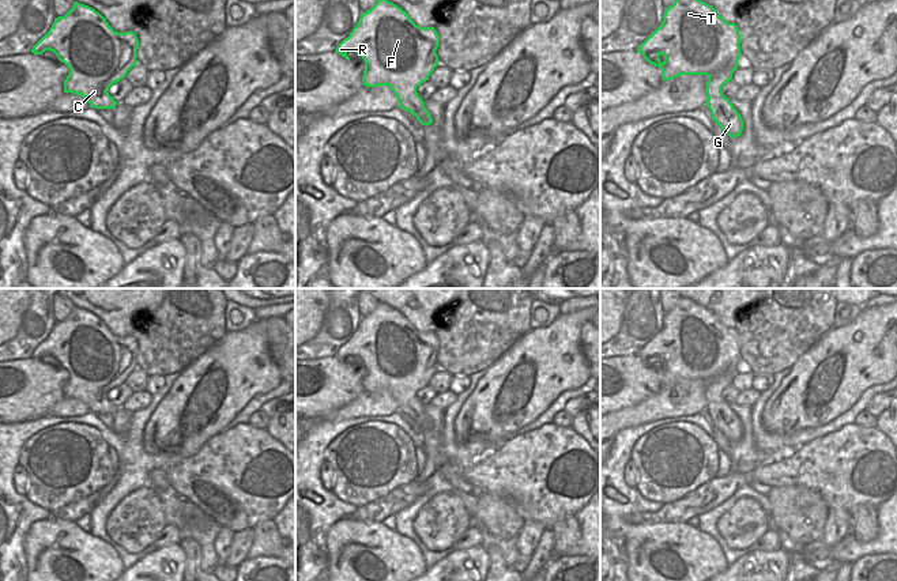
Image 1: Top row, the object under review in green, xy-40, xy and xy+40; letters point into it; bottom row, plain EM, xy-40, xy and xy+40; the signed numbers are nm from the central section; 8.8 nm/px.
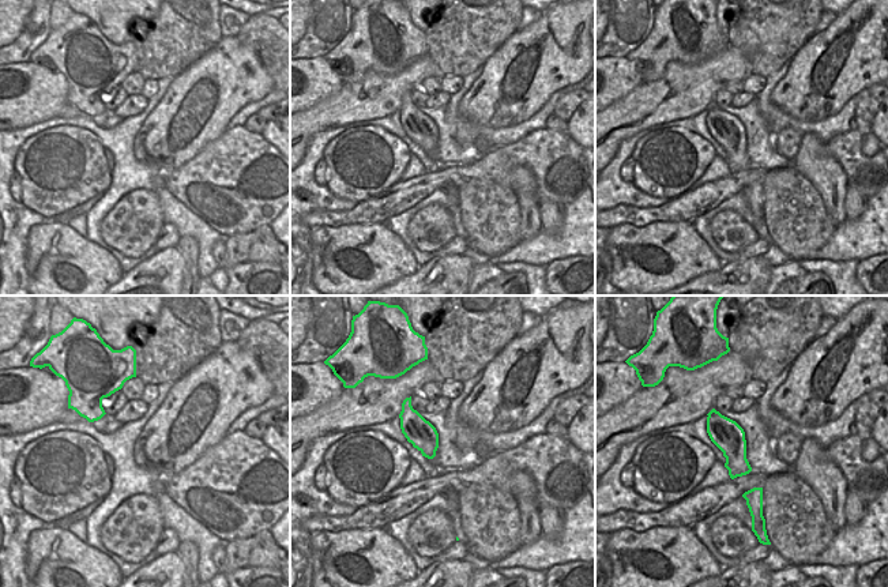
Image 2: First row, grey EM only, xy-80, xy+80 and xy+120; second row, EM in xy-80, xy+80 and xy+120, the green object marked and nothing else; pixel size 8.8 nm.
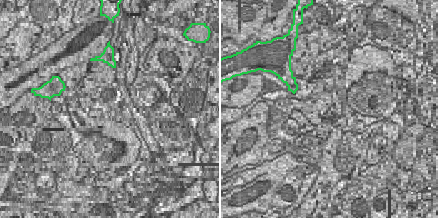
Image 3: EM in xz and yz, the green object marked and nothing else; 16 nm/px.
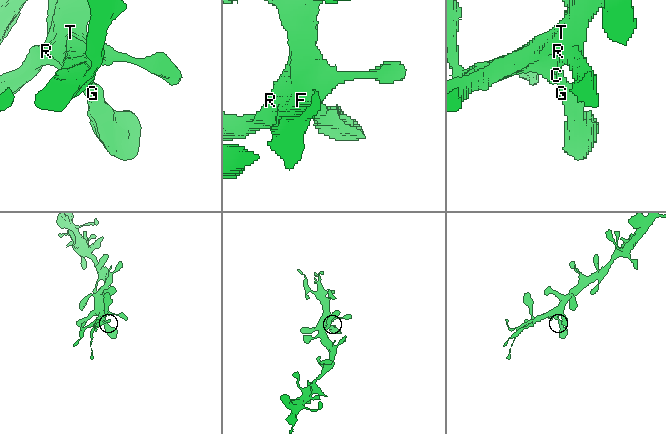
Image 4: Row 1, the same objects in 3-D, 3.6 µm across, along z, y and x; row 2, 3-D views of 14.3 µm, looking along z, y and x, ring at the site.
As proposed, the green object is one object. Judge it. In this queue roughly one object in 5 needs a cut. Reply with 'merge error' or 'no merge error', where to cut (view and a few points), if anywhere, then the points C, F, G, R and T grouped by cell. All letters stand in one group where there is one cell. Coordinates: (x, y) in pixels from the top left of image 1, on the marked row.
no merge error; no cut; C F G R T

